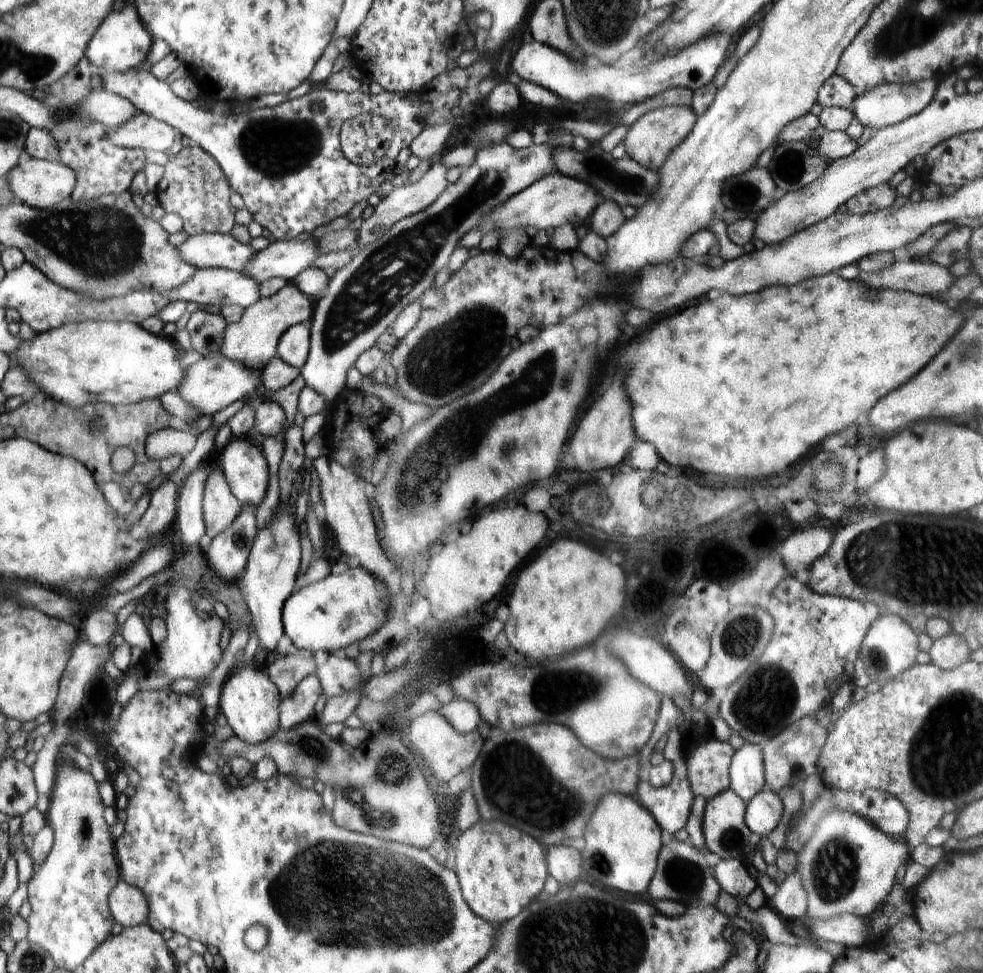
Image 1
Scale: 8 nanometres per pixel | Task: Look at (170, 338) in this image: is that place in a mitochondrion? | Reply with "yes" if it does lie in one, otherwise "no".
no

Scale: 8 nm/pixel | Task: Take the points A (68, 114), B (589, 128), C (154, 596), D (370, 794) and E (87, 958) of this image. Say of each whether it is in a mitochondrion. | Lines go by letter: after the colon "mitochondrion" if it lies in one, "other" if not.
A: mitochondrion
B: other
C: other
D: mitochondrion
E: other

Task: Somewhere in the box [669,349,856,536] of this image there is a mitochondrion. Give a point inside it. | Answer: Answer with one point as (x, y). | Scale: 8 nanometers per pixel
(836, 476)

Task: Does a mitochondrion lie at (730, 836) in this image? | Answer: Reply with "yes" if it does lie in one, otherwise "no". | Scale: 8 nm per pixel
yes

